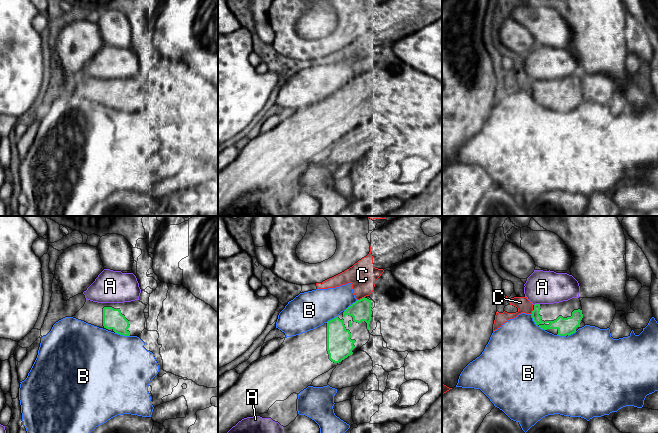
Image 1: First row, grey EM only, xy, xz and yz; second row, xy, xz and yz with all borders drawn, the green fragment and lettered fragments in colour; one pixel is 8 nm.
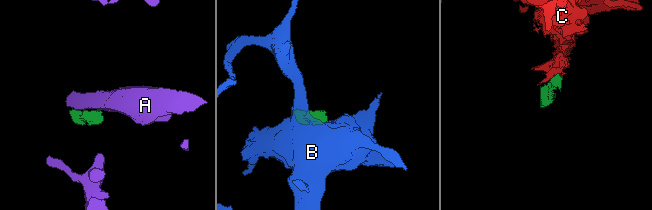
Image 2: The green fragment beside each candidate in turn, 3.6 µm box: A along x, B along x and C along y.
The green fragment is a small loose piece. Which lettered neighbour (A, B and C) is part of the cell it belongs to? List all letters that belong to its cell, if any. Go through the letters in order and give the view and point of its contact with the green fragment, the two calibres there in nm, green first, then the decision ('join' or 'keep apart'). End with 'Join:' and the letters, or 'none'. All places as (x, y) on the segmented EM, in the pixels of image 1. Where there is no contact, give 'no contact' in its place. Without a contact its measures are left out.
A: yz (536, 304) | 100/280 nm | keep apart
B: yz (535, 323) | 140/480 nm | keep apart
C: xz (360, 299) | 160/220 nm | keep apart
Join: none

